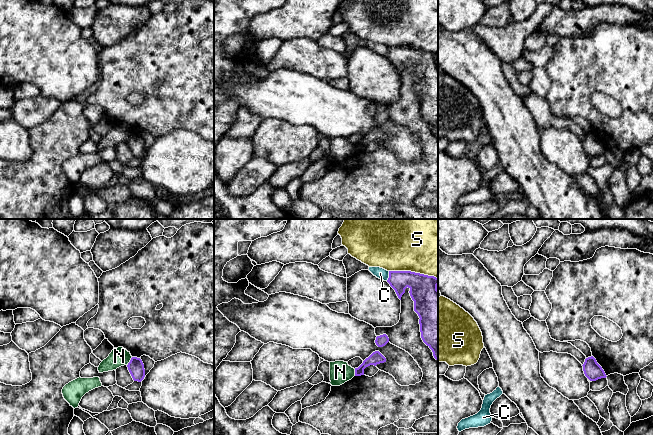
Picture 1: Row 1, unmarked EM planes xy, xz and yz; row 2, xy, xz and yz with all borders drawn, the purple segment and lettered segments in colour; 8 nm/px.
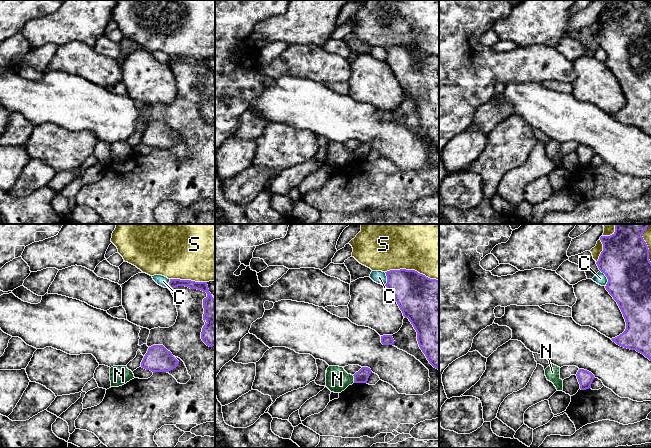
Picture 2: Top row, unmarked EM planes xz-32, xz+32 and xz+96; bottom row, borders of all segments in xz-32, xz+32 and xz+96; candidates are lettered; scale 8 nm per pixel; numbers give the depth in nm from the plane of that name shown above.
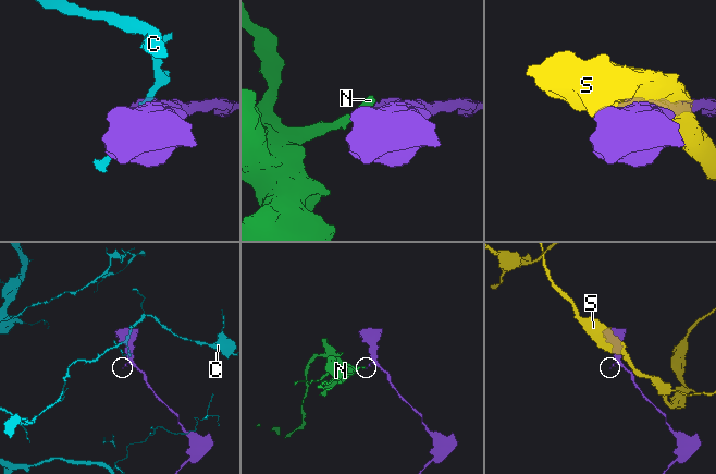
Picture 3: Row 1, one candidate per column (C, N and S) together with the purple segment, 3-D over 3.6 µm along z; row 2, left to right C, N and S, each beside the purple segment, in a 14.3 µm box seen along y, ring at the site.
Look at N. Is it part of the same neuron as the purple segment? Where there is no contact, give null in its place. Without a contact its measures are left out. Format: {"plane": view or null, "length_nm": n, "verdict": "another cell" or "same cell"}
{"plane": "xy", "length_nm": 80, "verdict": "another cell"}

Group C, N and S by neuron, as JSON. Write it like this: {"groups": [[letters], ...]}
{"groups": [["C"], ["N"], ["S"]]}

